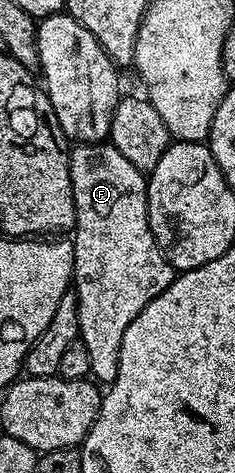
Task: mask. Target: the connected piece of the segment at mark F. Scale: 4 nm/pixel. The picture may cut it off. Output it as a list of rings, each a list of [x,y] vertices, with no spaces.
[[[111,142],[78,143],[69,153],[69,173],[73,187],[73,205],[77,211],[72,233],[75,266],[73,284],[79,302],[79,330],[83,346],[91,357],[89,376],[98,385],[108,386],[119,374],[119,350],[127,326],[146,306],[175,279],[175,269],[169,265],[155,242],[149,225],[149,190],[146,173],[140,172]]]

